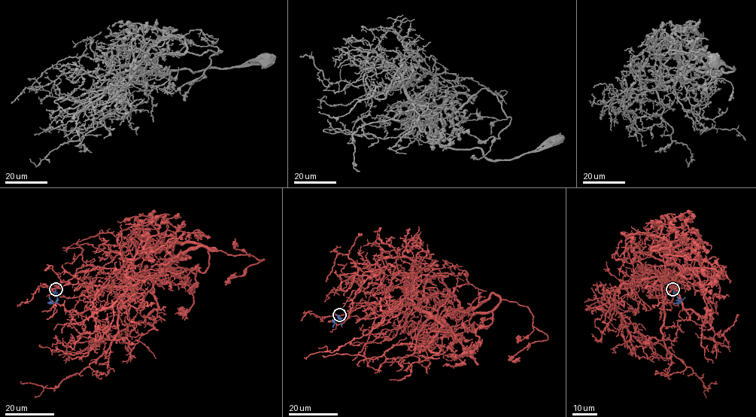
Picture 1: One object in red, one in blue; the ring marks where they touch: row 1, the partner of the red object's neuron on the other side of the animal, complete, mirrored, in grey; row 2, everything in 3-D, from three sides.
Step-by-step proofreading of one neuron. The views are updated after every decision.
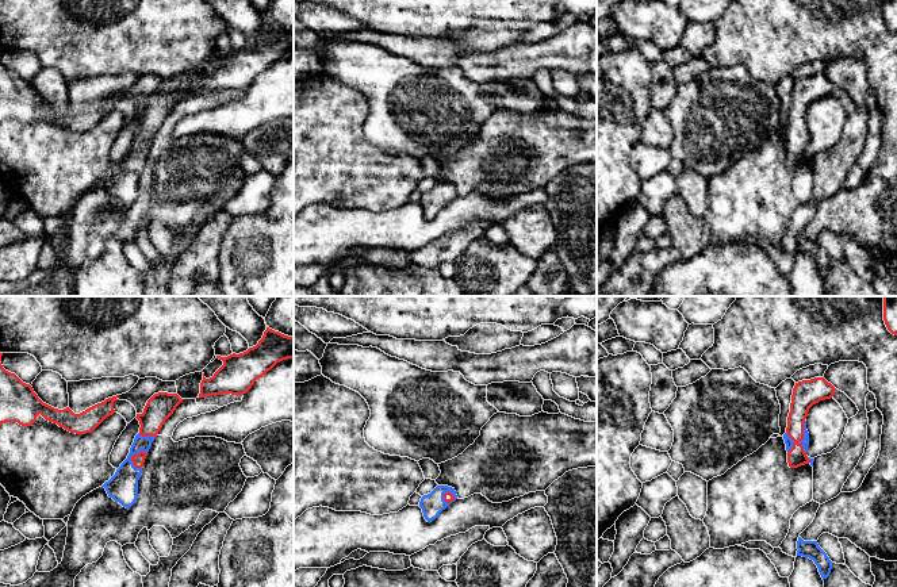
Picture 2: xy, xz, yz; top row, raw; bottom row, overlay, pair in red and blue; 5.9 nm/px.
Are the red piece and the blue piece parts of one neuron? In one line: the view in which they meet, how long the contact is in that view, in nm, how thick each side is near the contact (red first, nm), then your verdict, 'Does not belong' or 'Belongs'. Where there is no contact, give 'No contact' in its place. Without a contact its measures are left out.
Touches red in yz. Shared border 200 nm. Thickness 150 nm (red) against 50 nm. Belongs

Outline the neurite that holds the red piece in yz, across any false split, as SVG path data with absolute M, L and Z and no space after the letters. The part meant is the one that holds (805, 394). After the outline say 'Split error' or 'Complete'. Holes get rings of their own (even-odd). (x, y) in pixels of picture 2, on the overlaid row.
M814 377L796 383L787 417L787 427L783 434L790 468L798 468L805 464L813 467L814 459L806 456L809 433L806 430L805 419L813 404L820 400L831 399L835 391L836 388L824 377Z. Split error

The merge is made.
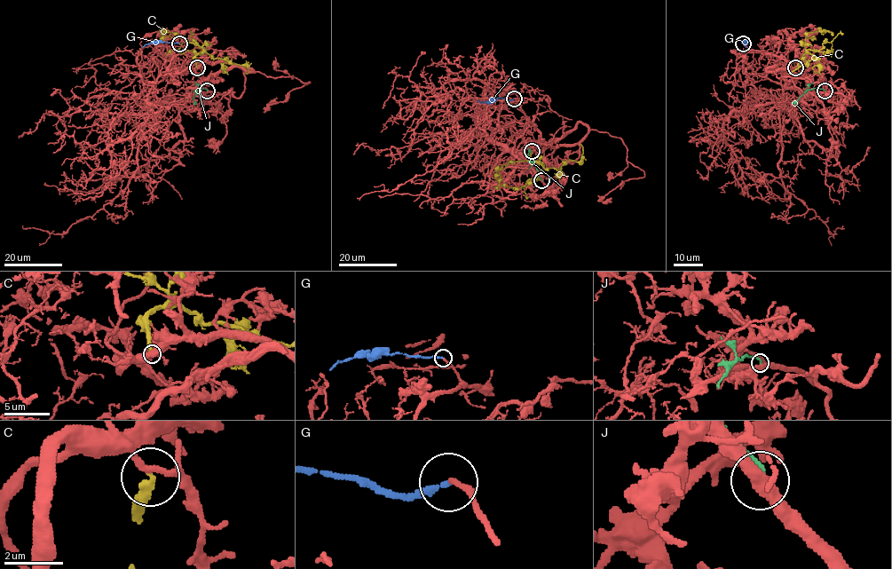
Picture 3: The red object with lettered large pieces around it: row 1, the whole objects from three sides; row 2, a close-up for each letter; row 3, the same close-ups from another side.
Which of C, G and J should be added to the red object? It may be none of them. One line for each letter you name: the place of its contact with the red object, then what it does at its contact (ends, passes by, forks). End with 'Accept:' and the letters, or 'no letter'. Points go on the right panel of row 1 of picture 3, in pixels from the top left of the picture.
G: Touches red at (743, 43). It ends there
Accept: G

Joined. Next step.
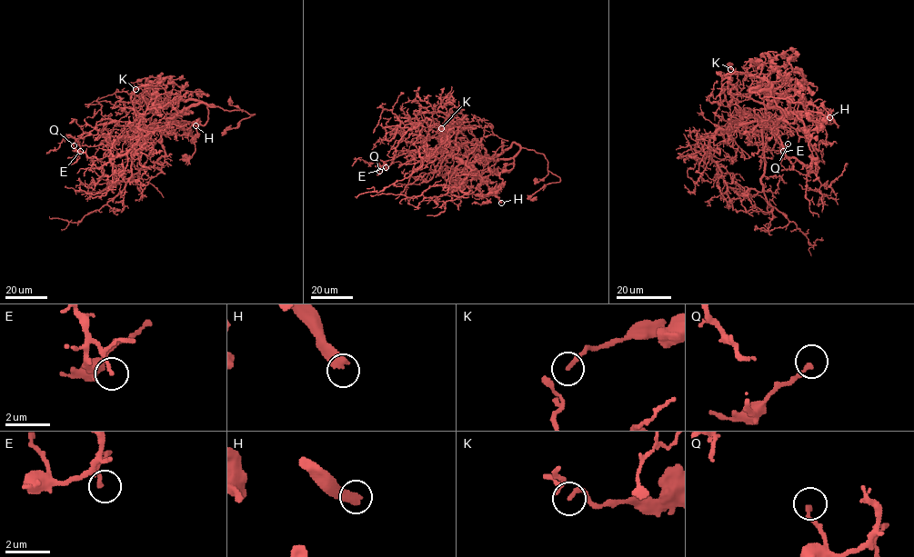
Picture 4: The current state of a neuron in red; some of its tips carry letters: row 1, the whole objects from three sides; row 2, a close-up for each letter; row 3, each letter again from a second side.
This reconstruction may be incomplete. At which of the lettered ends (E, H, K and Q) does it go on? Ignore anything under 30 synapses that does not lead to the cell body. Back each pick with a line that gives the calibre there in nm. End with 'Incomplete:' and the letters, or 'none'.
H: calibre 440 nm
Incomplete: H

